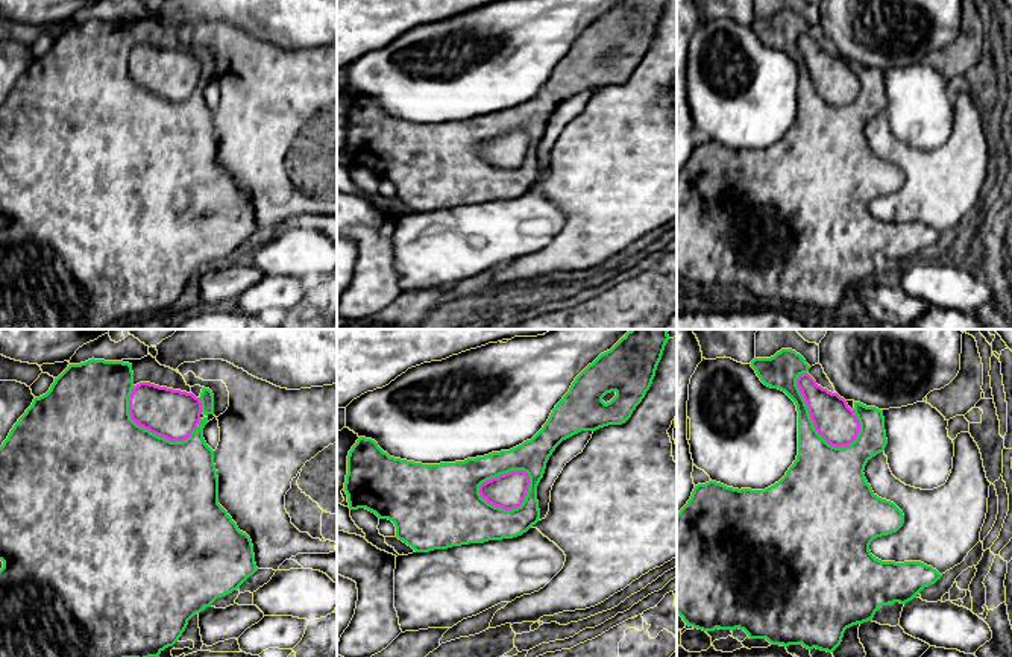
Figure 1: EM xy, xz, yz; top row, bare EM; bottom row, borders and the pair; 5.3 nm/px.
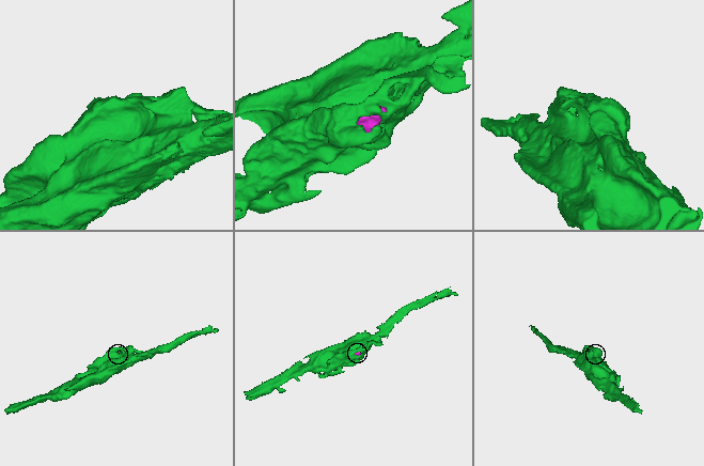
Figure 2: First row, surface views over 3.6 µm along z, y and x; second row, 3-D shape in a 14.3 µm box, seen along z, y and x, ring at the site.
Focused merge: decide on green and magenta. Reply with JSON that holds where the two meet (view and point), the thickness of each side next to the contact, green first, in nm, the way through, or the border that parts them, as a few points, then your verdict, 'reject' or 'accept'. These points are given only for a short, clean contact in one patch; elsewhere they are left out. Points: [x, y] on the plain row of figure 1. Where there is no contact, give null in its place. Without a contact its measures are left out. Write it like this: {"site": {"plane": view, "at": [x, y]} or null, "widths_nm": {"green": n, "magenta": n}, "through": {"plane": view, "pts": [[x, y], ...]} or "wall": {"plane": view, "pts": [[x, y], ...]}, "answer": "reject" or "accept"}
{"site": {"plane": "yz", "at": [810, 81]}, "widths_nm": {"green": 260, "magenta": 220}, "answer": "reject"}

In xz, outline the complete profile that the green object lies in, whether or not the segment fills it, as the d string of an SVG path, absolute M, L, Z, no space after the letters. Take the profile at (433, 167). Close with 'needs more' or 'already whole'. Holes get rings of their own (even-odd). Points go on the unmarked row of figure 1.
M619 0L575 38L543 88L510 111L455 123L422 124L390 117L375 100L360 97L347 115L344 152L349 168L366 168L379 179L391 181L396 197L416 212L522 196L540 179L537 146L555 108L581 91L625 83L649 50L666 3L668 0ZM511 130L523 130L530 137L520 167L504 170L481 158L482 143Z | already whole

